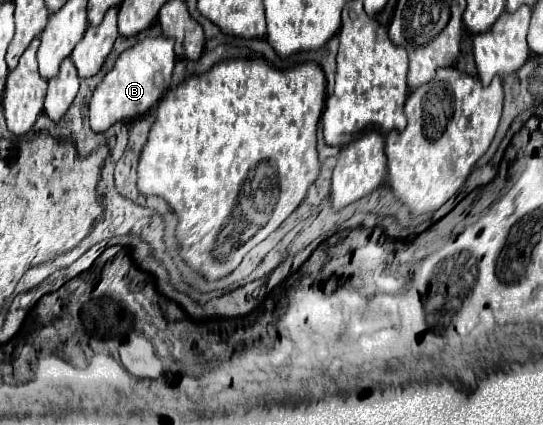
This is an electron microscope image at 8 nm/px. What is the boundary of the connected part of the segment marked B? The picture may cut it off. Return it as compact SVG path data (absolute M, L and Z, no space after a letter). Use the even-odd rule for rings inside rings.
M157 36L145 38L135 46L121 52L115 60L111 72L95 88L91 102L89 102L89 122L93 132L105 132L115 122L129 122L135 116L149 112L163 96L163 90L171 82L171 72L175 66L175 52L173 52L173 38Z

